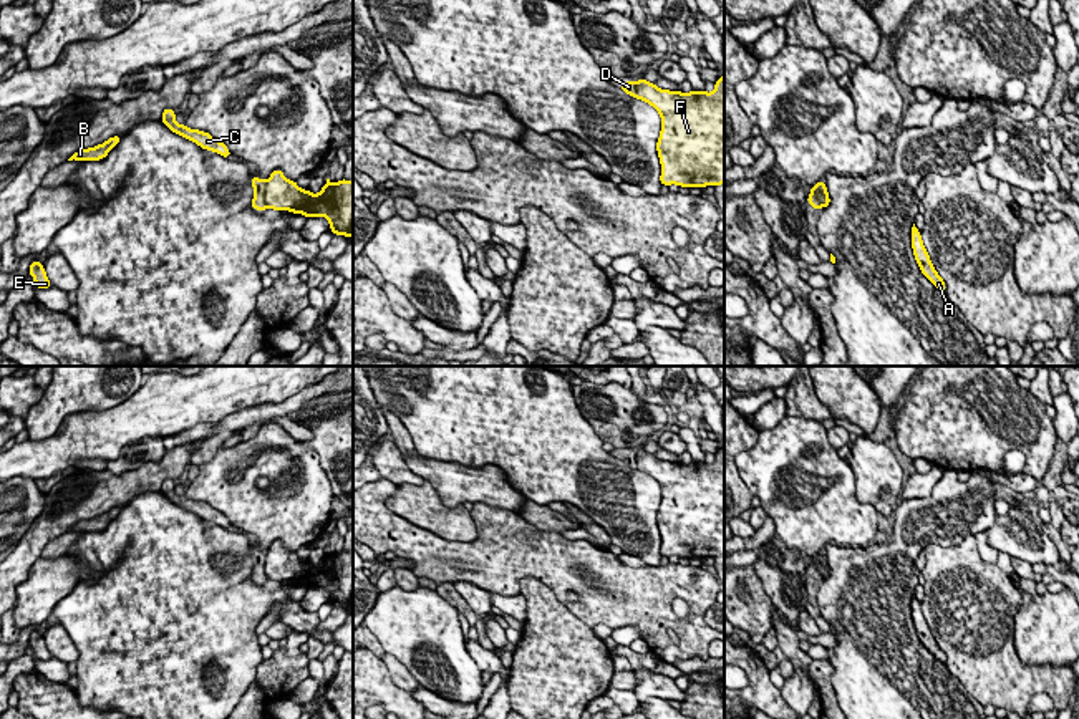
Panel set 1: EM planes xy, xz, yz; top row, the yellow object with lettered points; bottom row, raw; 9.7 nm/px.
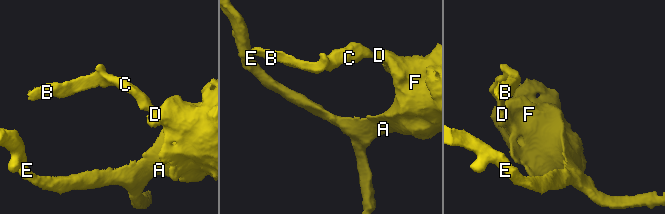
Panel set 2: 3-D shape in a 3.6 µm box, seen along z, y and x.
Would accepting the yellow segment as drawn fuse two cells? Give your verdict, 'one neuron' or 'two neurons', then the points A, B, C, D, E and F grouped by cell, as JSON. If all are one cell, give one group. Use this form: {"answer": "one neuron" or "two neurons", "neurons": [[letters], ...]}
{"answer": "two neurons", "neurons": [["A", "E", "F"], ["B", "C", "D"]]}

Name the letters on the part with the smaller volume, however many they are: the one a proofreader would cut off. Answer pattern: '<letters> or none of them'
B, C, D

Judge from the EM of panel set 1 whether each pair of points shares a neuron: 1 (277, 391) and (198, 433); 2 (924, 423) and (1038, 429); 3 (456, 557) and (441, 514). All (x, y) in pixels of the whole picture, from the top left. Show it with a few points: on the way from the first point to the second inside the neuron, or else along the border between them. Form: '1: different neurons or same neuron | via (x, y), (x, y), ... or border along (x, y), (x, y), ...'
1: different neurons | border along (214, 421), (193, 424), (181, 431)
2: same neuron | via (952, 434), (963, 441), (1006, 441), (1010, 438)
3: different neurons | border along (410, 522), (445, 539)

